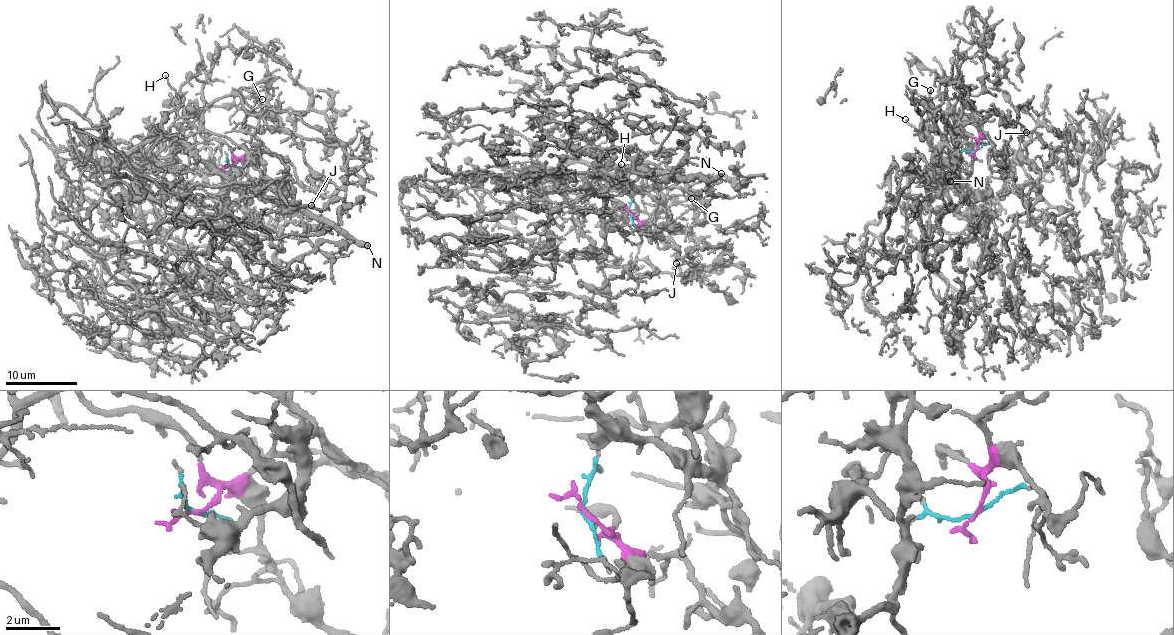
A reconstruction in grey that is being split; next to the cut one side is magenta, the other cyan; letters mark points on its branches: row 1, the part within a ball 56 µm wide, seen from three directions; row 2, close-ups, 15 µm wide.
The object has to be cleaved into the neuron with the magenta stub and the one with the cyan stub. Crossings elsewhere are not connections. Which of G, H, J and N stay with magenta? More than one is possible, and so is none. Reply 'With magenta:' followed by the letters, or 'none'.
With magenta: J

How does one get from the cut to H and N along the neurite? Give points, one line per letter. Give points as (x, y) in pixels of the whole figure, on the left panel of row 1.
H: (231, 165), (227, 159), (234, 179), (243, 185), (223, 176), (169, 130), (180, 105), (176, 90), (165, 75)
N: (231, 165), (227, 159), (234, 179), (245, 186), (297, 204), (310, 217), (332, 220), (367, 245)

